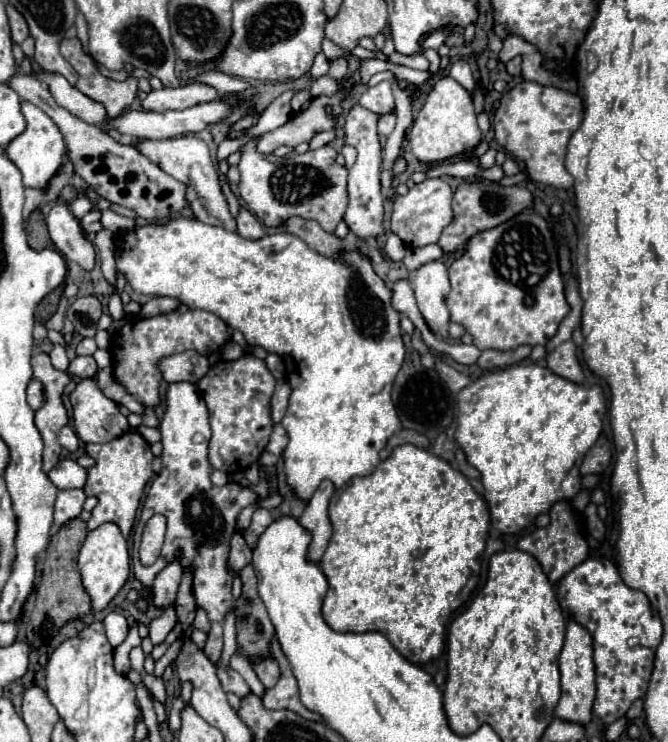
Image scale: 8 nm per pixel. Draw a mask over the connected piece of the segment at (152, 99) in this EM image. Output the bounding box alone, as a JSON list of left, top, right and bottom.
[141,84,217,112]

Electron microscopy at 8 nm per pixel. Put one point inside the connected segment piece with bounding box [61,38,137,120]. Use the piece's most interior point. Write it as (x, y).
(116, 96)

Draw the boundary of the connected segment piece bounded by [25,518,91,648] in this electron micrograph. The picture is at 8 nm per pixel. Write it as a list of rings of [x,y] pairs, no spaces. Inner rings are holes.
[[[75,518],[67,522],[67,526],[63,526],[49,540],[49,546],[45,550],[43,564],[41,564],[43,576],[35,590],[35,608],[33,608],[33,614],[25,622],[25,628],[29,632],[29,644],[33,648],[41,648],[49,644],[49,640],[59,634],[63,624],[83,618],[91,612],[91,600],[89,600],[89,594],[83,590],[79,570],[77,570],[77,554],[85,536],[87,536],[85,522],[81,518]]]

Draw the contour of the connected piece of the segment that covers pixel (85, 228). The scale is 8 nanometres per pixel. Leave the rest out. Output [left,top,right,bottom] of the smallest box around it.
[79,212,103,234]

